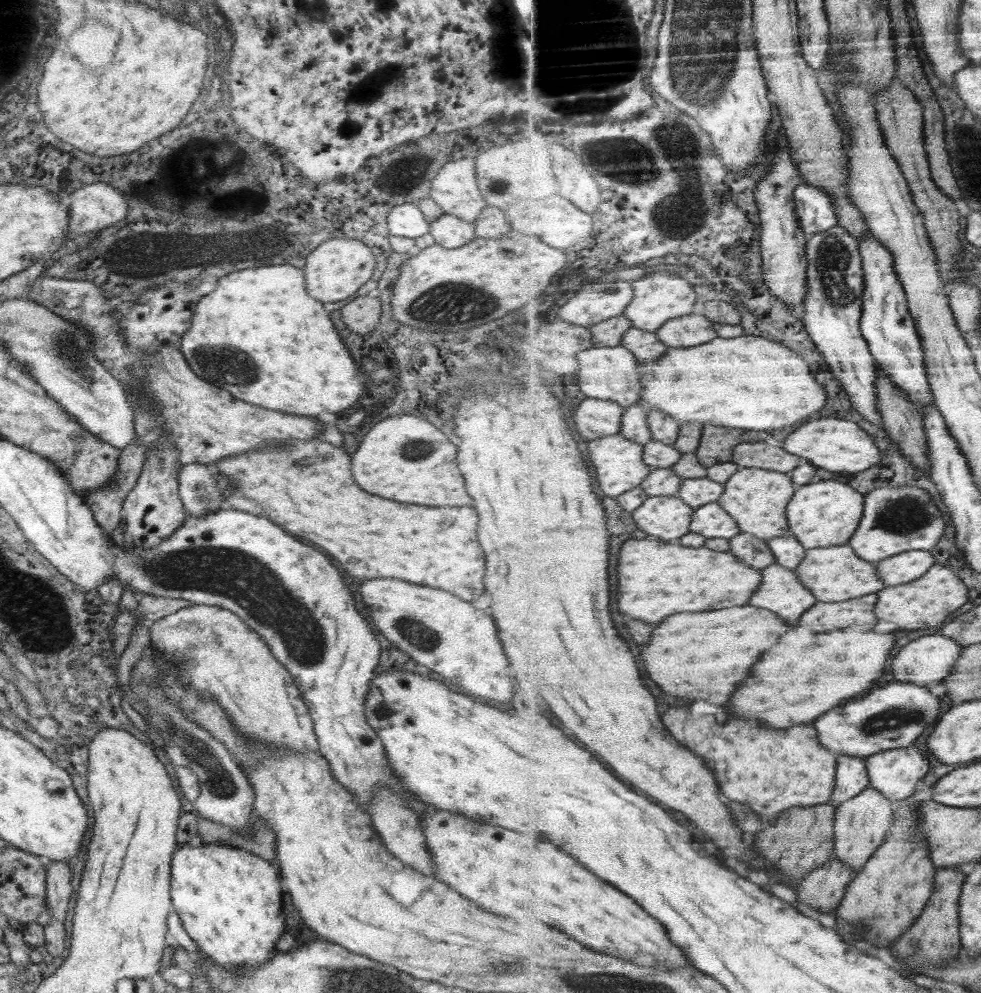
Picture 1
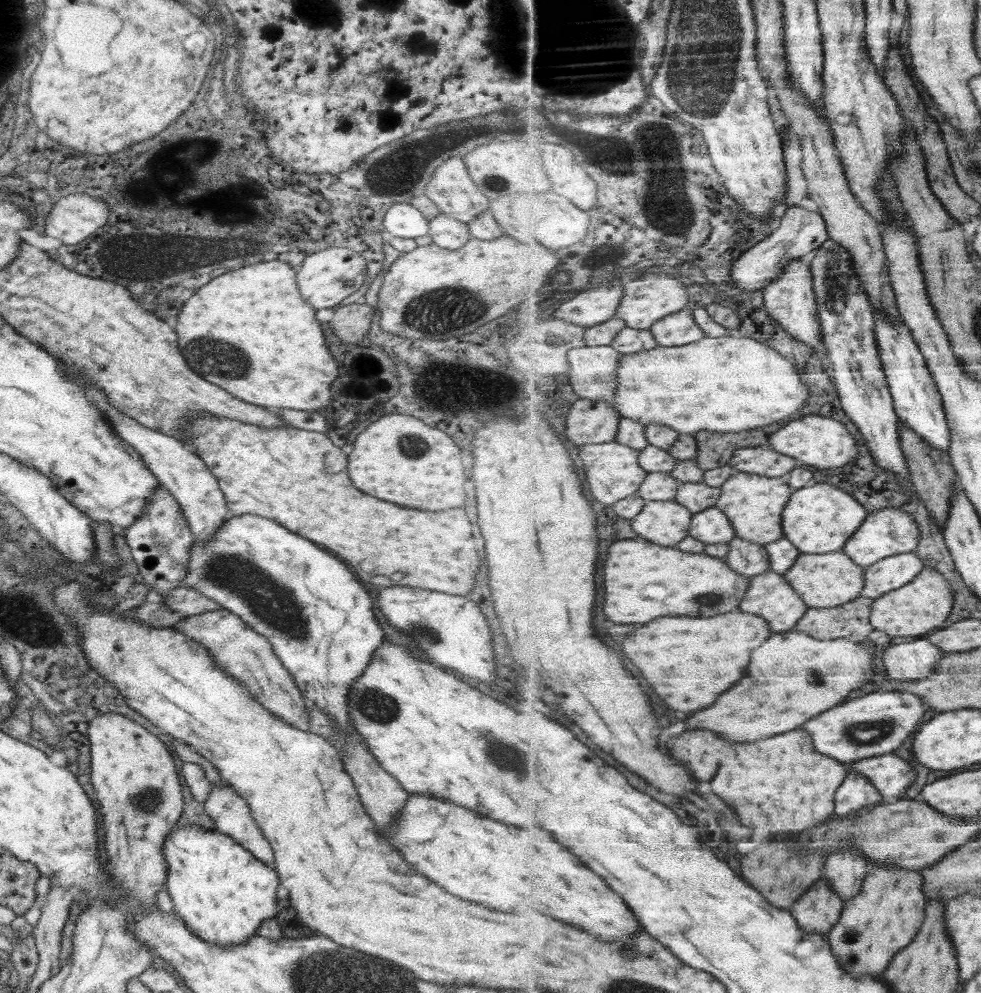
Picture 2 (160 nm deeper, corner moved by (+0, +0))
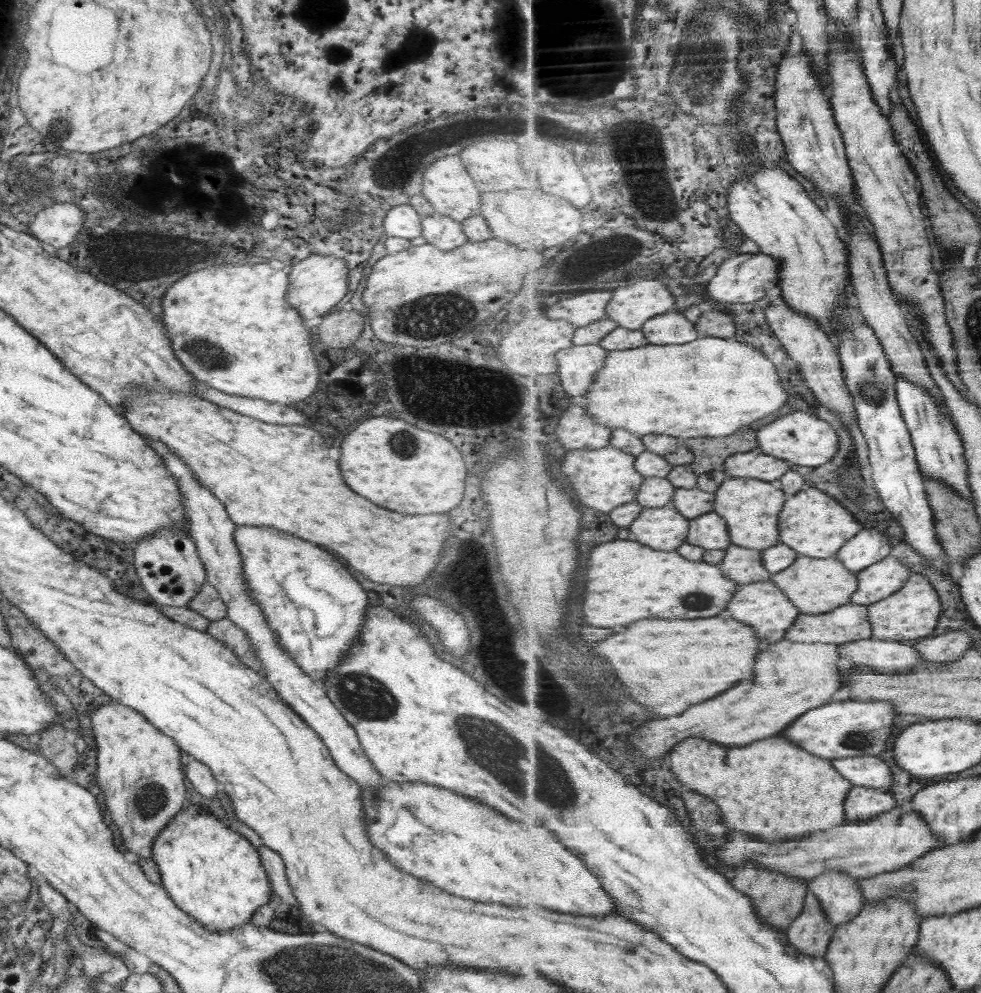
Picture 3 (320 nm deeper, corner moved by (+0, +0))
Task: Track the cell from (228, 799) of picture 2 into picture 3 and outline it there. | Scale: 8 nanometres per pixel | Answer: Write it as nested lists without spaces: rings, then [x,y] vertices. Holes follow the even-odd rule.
[[[266,846],[258,847],[256,850],[259,852],[261,863],[267,874],[267,880],[270,881],[273,891],[280,896],[282,902],[290,904],[291,907],[296,906],[296,900],[294,900],[292,887],[285,873],[285,864],[282,857]]]

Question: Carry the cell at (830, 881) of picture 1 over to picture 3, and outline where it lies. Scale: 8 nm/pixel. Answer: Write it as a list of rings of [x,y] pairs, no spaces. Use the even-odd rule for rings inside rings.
[[[811,892],[807,896],[803,914],[796,918],[787,933],[792,946],[802,954],[825,957],[830,951],[837,929],[827,917],[819,897]]]

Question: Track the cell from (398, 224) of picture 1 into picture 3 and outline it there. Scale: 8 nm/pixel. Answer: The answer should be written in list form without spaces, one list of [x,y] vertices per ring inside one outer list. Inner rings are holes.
[[[402,204],[388,210],[383,226],[386,237],[407,238],[413,240],[421,236],[422,217],[409,204]]]

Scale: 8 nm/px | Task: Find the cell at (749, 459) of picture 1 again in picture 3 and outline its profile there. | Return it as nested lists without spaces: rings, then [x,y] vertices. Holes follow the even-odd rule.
[[[760,448],[731,456],[724,465],[731,479],[759,479],[779,482],[795,466],[791,461],[766,454]]]

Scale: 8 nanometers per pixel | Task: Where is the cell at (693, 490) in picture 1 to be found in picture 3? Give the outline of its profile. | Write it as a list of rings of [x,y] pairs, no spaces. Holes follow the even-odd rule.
[[[700,487],[680,488],[676,491],[672,505],[691,521],[715,510],[716,492],[706,492]]]

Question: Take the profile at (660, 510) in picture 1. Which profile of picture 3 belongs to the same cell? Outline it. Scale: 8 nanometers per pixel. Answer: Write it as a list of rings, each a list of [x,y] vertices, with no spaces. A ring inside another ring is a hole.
[[[672,504],[662,508],[645,508],[640,518],[630,527],[632,537],[656,550],[676,551],[689,542],[691,520]]]

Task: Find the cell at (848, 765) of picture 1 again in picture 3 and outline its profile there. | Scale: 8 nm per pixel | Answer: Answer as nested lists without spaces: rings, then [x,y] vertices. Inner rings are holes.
[[[855,786],[846,800],[847,820],[864,822],[898,807],[898,800],[885,789],[872,786]]]

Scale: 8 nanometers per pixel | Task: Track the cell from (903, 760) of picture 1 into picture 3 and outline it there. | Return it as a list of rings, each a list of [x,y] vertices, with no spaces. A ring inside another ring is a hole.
[[[862,755],[833,759],[836,770],[855,786],[872,786],[886,789],[892,786],[894,774],[892,766],[878,756]]]

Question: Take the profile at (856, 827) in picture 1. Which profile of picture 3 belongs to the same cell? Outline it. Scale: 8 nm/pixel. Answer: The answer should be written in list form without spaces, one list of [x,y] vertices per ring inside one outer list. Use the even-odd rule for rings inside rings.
[[[827,872],[812,880],[809,888],[810,892],[819,897],[827,917],[835,924],[836,929],[855,920],[866,903],[863,890],[859,887],[859,879],[845,872]]]

